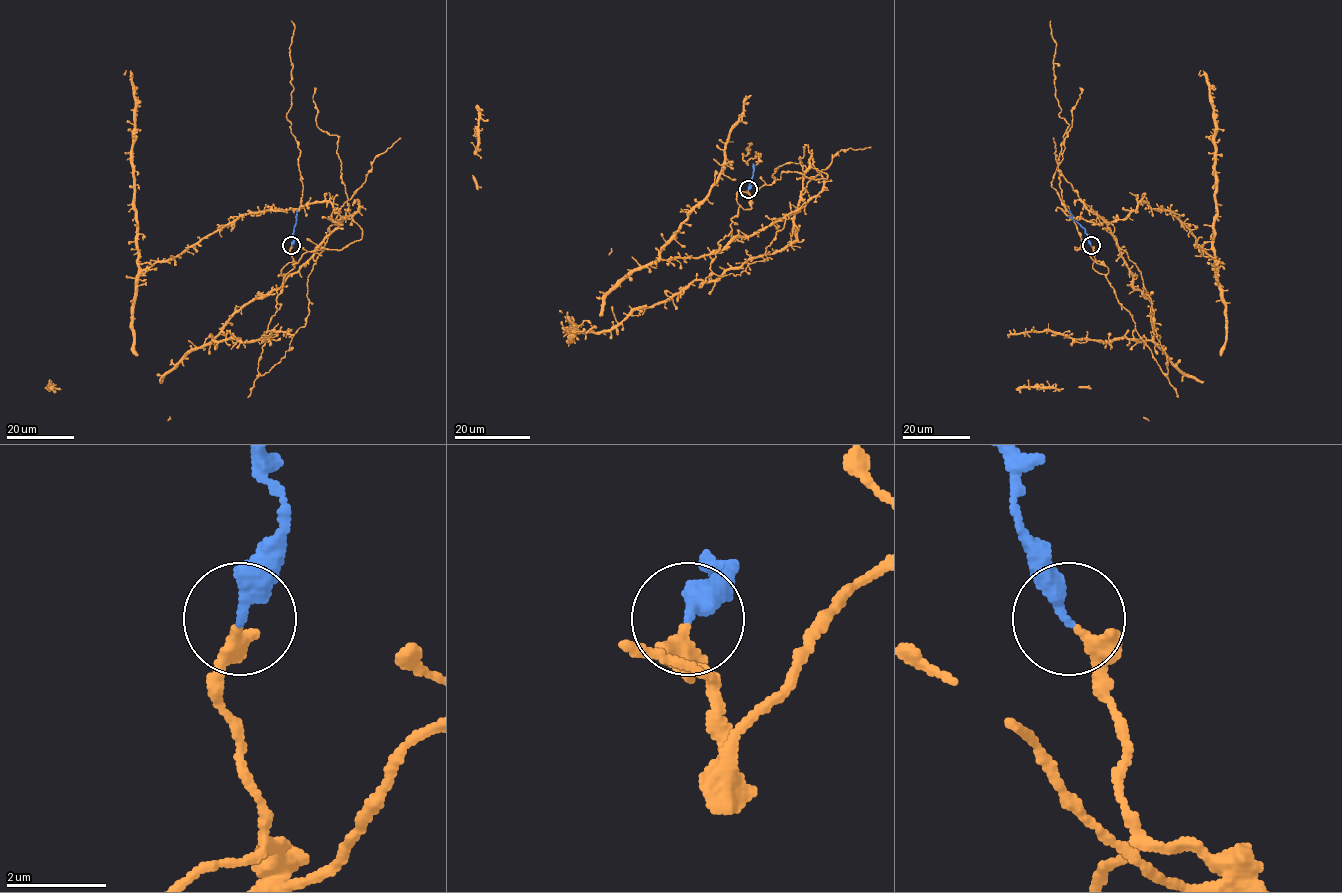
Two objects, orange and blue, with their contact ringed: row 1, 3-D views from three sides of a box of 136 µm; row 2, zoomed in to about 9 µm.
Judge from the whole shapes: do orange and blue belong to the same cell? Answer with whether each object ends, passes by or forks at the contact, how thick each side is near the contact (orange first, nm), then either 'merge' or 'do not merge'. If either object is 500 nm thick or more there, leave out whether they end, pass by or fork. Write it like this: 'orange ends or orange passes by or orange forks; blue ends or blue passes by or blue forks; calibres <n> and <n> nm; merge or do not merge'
orange ends; blue ends; calibres 340 and 340 nm; merge

